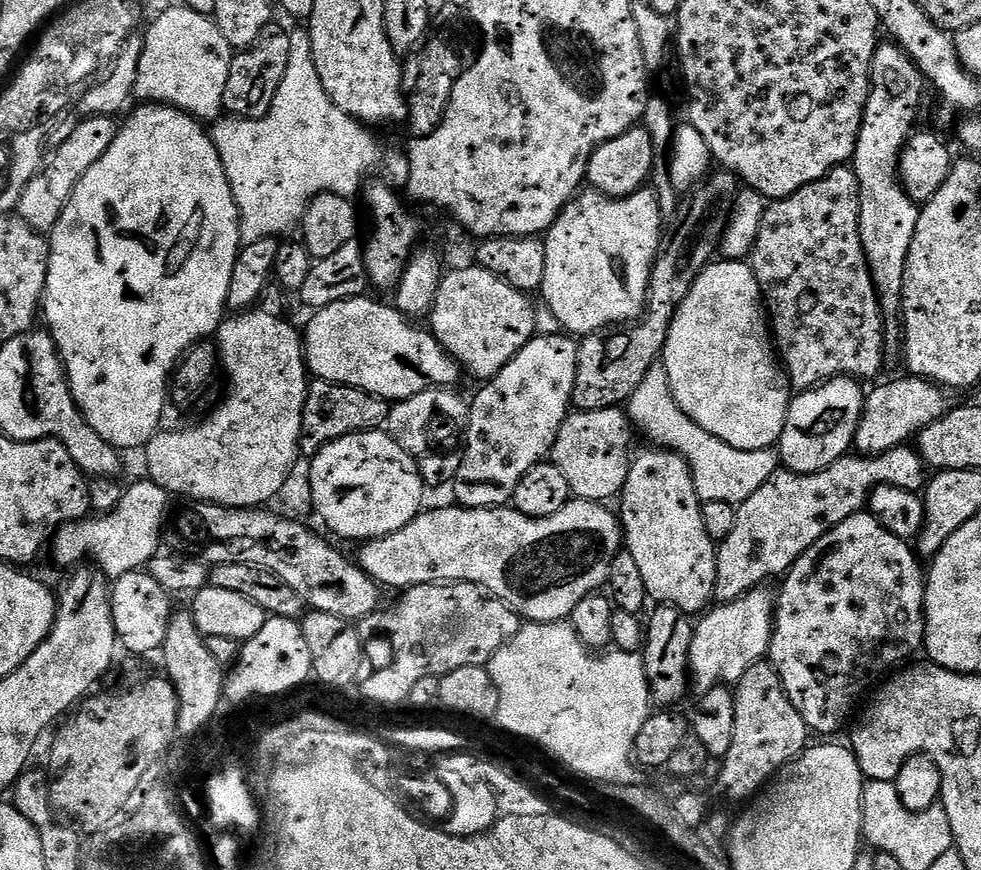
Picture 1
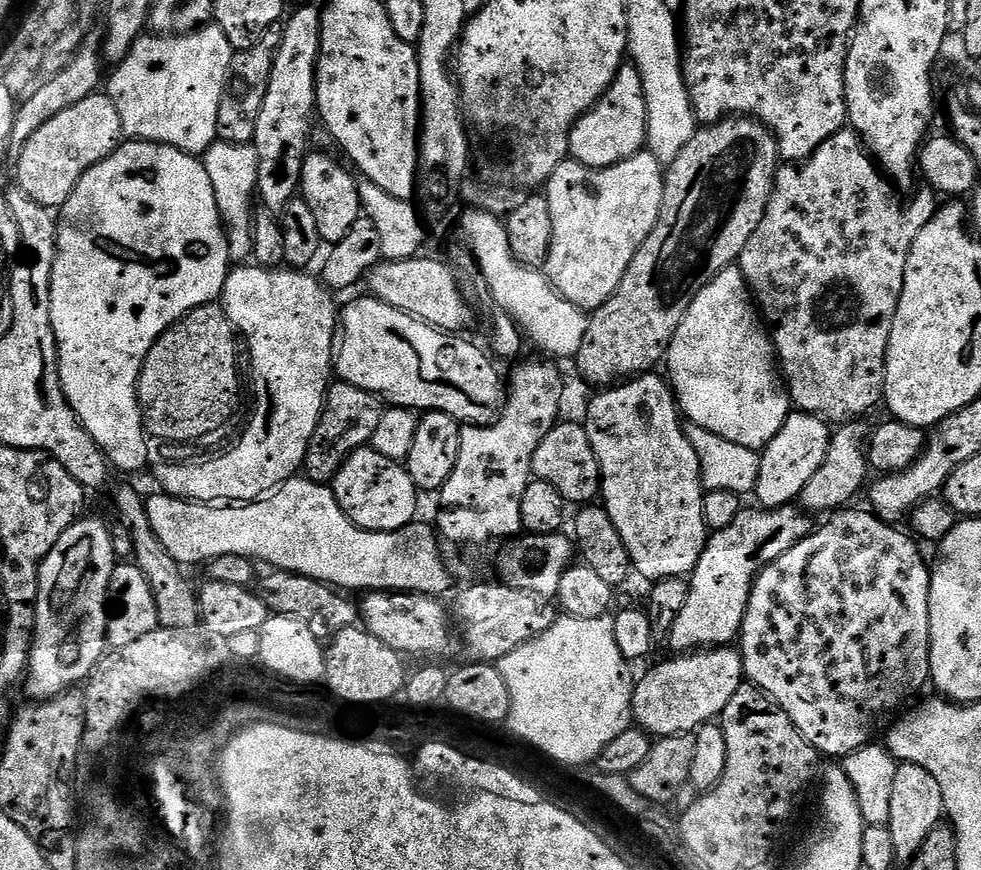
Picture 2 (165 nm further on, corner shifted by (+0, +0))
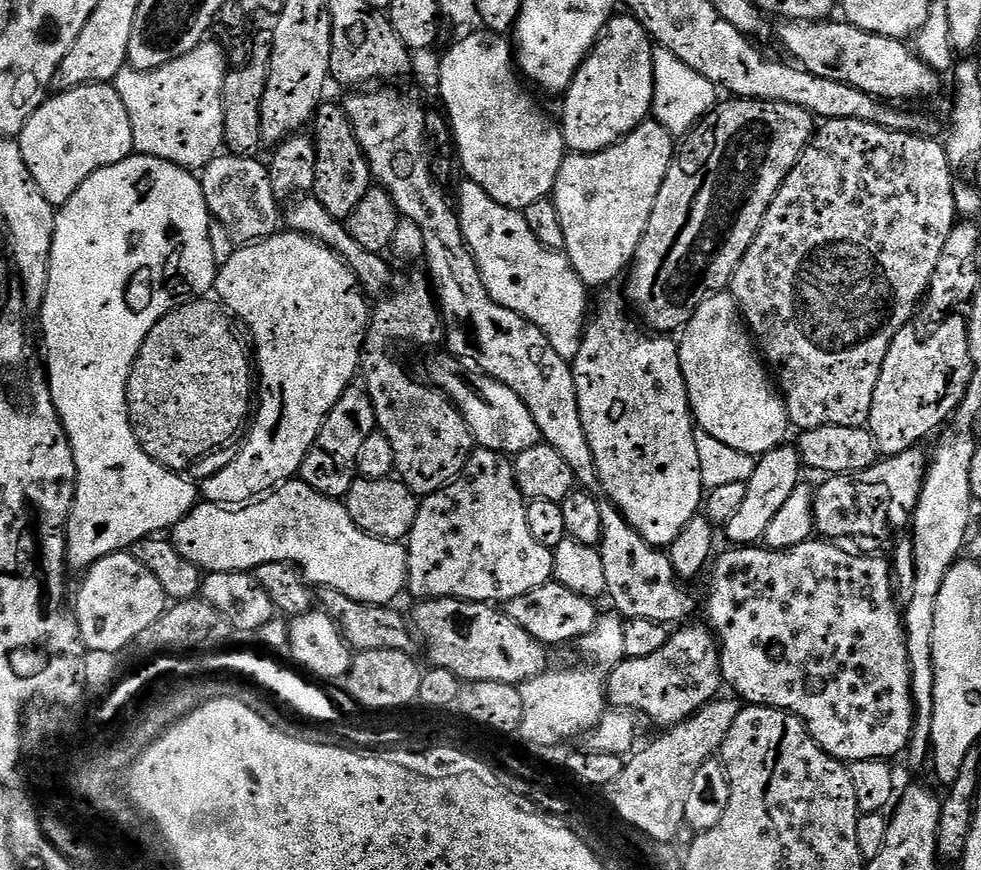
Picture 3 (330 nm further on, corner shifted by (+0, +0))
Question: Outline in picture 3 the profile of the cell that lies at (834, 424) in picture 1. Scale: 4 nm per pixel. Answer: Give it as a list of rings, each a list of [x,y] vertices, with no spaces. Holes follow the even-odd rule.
[[[781,446],[773,452],[759,457],[756,462],[754,474],[746,484],[746,498],[742,507],[736,511],[734,518],[726,525],[728,544],[732,546],[756,546],[763,541],[766,526],[770,526],[770,518],[782,510],[786,498],[794,494],[794,490],[802,483],[802,465],[800,453],[795,447]]]

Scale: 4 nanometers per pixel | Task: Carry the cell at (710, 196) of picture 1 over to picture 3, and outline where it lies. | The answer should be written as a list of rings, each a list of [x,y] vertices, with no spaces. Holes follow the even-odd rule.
[[[728,98],[725,104],[724,101],[717,103],[679,141],[670,170],[662,182],[662,190],[658,190],[650,222],[642,234],[642,242],[638,242],[638,250],[627,273],[627,303],[640,311],[639,319],[645,325],[648,323],[653,333],[679,333],[706,298],[717,296],[731,285],[734,270],[738,270],[738,262],[742,262],[746,250],[750,250],[750,242],[754,242],[754,234],[758,234],[758,226],[762,226],[762,218],[766,218],[774,194],[778,194],[786,174],[790,174],[800,153],[811,142],[814,135],[812,123],[812,113],[802,106],[773,100]]]

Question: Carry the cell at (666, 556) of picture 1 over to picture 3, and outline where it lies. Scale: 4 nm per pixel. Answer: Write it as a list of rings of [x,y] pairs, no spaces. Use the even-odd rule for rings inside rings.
[[[620,300],[606,301],[600,313],[587,321],[578,354],[570,361],[578,396],[578,414],[582,430],[586,430],[586,442],[594,454],[594,476],[600,479],[608,495],[605,497],[647,544],[664,550],[678,538],[682,526],[698,515],[706,495],[702,470],[698,466],[698,448],[694,446],[697,429],[680,369],[677,341],[664,334],[643,336],[641,325],[624,313],[626,304]]]

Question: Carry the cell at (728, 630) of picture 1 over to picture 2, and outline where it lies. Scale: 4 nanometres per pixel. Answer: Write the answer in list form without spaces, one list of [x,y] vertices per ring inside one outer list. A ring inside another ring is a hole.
[[[735,647],[710,648],[677,655],[656,664],[632,689],[632,719],[649,737],[683,736],[723,716],[730,698],[745,683],[744,663]]]

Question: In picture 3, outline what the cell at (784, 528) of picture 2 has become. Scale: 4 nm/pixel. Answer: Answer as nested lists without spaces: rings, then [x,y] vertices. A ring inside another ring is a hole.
[[[688,622],[677,627],[669,635],[662,650],[658,650],[658,654],[633,660],[625,658],[618,666],[614,666],[608,673],[606,681],[607,703],[612,708],[622,708],[641,717],[644,715],[646,719],[653,720],[658,726],[657,729],[660,730],[667,730],[673,728],[675,724],[681,724],[686,718],[700,711],[702,706],[713,703],[717,699],[716,691],[722,688],[718,641],[703,623],[700,623],[701,625],[692,623]]]

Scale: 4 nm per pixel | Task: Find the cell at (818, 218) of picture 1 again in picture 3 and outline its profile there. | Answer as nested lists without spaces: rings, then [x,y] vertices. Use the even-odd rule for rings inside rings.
[[[830,120],[821,123],[806,150],[800,153],[790,174],[786,174],[778,194],[774,194],[774,202],[770,202],[766,210],[766,218],[762,218],[762,226],[758,226],[758,234],[754,234],[754,242],[750,242],[750,250],[746,250],[742,262],[738,262],[738,270],[734,270],[730,294],[736,300],[745,325],[754,337],[767,367],[774,373],[775,383],[784,398],[793,429],[807,430],[818,426],[863,428],[867,425],[882,362],[886,362],[886,354],[894,338],[909,323],[912,311],[915,308],[917,311],[918,305],[925,299],[928,283],[938,266],[938,257],[946,246],[946,238],[950,238],[958,223],[954,206],[954,186],[957,181],[952,176],[954,169],[939,139],[918,136],[915,132],[895,132],[861,120]]]

